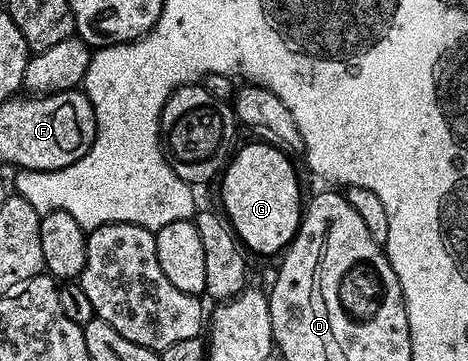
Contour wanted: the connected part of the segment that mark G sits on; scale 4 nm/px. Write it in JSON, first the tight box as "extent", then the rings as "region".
{"extent":[219,143,302,255],"region":[[[263,143],[252,144],[256,145],[244,145],[241,149],[239,146],[223,170],[222,180],[219,182],[220,197],[224,200],[223,212],[235,229],[237,237],[249,250],[252,248],[256,253],[280,255],[287,250],[300,230],[302,201],[300,205],[300,185],[296,182],[296,169],[288,162],[291,161],[289,154],[283,153],[281,149]]]}

